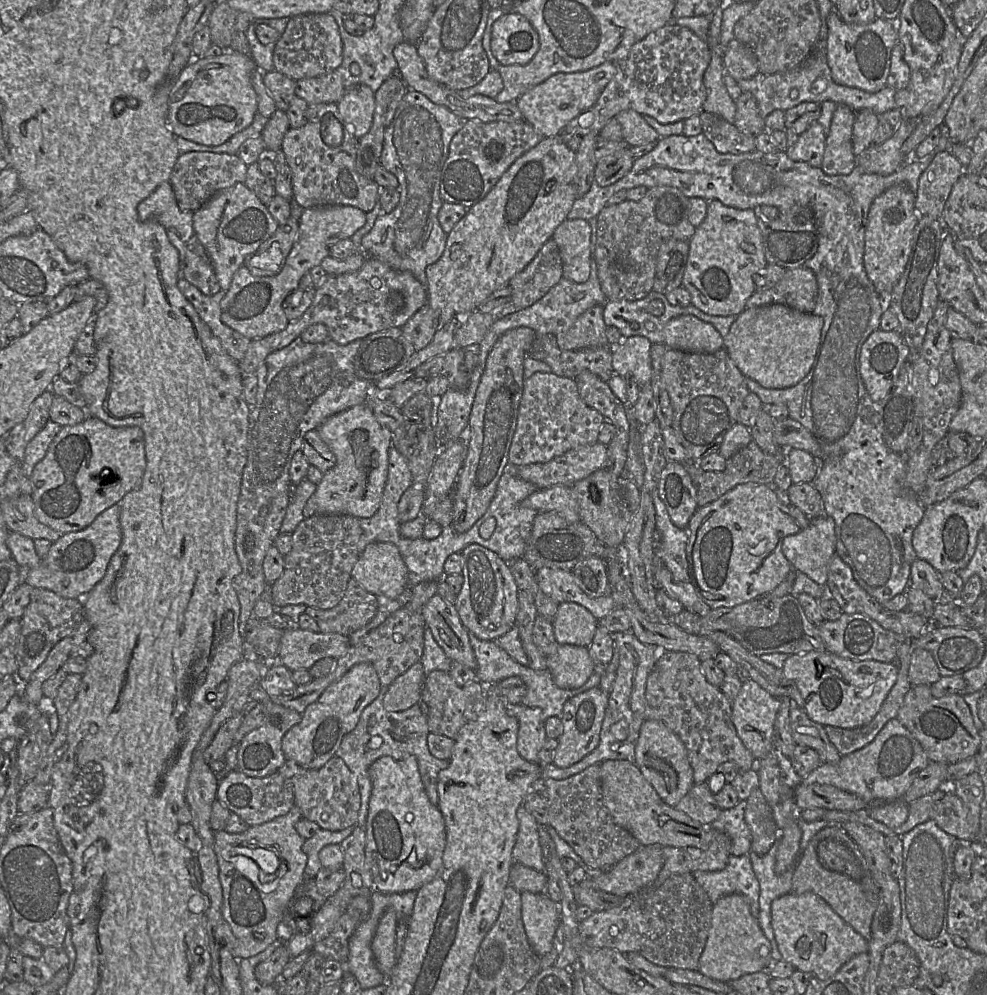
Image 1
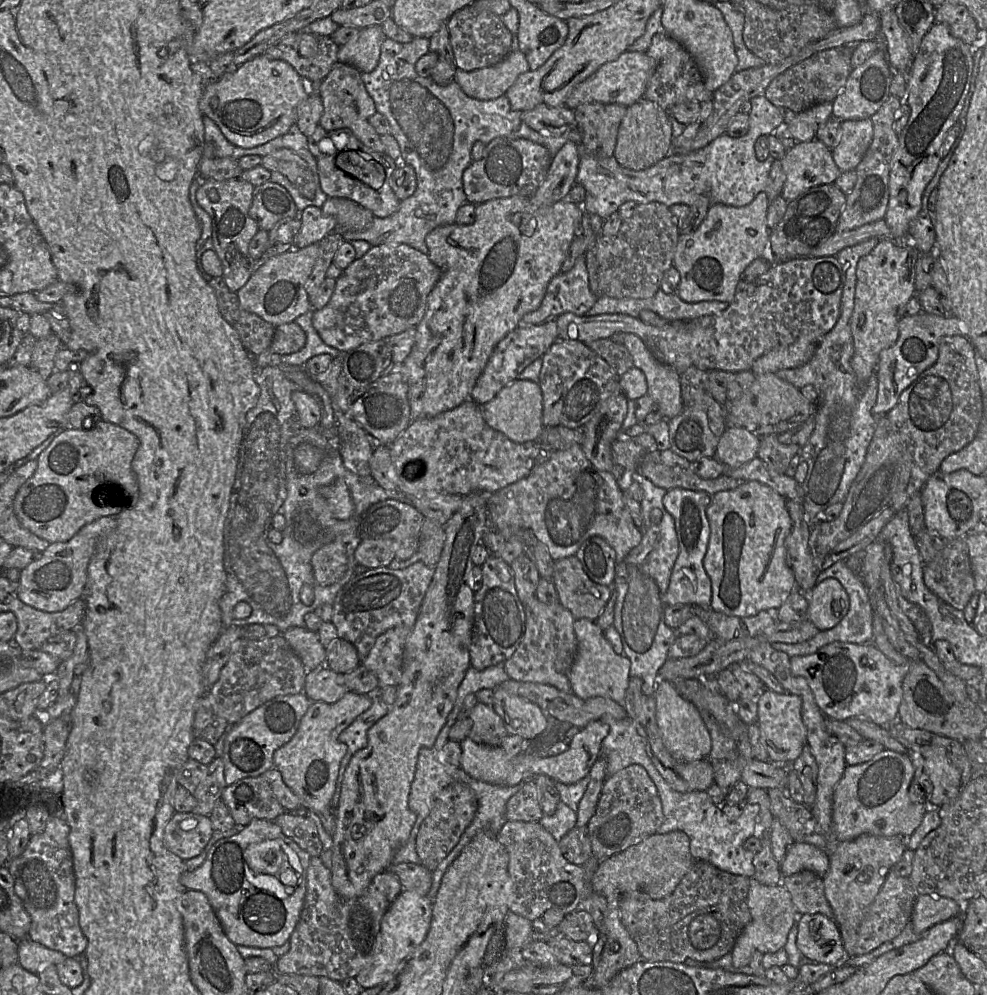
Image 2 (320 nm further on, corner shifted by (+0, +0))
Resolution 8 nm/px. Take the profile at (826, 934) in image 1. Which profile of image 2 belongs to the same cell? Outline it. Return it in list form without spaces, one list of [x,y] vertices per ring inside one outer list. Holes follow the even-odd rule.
[[[822,914],[798,916],[796,945],[804,957],[821,964],[836,966],[846,959],[838,925]]]

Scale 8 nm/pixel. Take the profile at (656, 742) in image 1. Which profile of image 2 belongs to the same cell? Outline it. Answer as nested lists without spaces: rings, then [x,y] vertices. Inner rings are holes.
[[[658,680],[653,695],[656,700],[656,721],[669,753],[683,762],[707,759],[712,741],[700,711],[693,703],[683,698],[673,683],[667,680]]]

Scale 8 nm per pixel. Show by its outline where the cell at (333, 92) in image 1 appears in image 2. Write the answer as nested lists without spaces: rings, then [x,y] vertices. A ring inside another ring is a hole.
[[[338,61],[330,73],[317,84],[318,94],[324,106],[319,124],[327,132],[342,128],[349,129],[364,145],[376,152],[385,153],[385,147],[380,141],[380,135],[377,134],[369,122],[369,118],[377,110],[373,99],[368,94],[365,84],[362,81],[361,73],[353,65]]]

